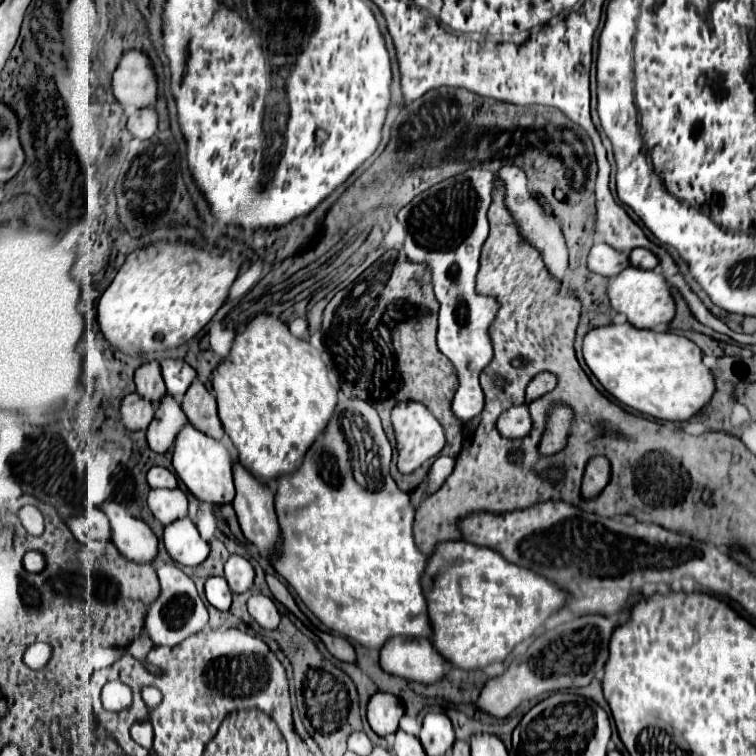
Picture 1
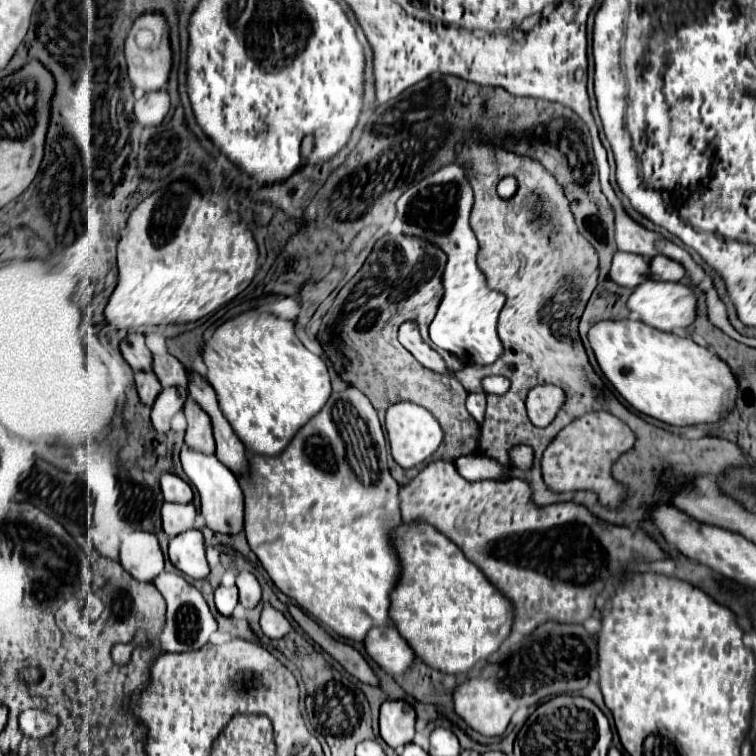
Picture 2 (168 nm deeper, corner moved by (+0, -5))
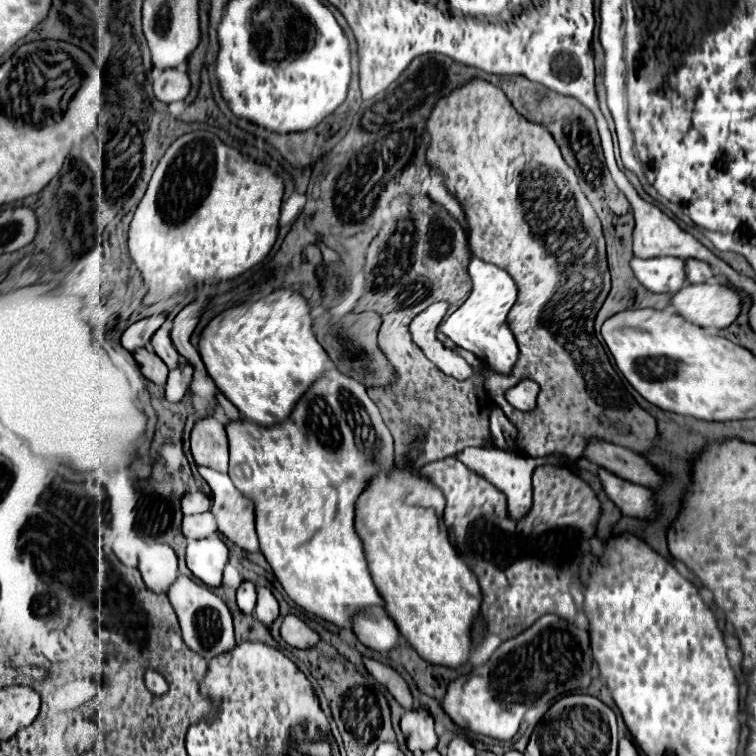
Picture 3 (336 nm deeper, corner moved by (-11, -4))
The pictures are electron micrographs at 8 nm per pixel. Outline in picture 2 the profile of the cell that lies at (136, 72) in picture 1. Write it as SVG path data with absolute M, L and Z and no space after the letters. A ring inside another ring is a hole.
M143 14L135 20L125 42L125 60L129 68L129 80L135 92L157 92L165 86L171 70L171 46L169 26L161 14Z

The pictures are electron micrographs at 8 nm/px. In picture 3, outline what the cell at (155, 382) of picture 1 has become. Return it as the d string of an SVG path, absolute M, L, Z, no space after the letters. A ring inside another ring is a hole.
M158 313L146 319L140 319L136 323L132 323L124 333L122 333L122 345L128 351L134 351L138 347L148 347L152 335L158 331L158 327L166 321L166 313Z

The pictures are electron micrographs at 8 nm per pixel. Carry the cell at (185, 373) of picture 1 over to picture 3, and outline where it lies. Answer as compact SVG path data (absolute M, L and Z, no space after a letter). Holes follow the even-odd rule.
M164 323L152 337L152 349L156 351L156 355L168 365L168 369L174 369L178 365L178 351L172 347L172 339L170 339L170 329L172 329L172 323Z

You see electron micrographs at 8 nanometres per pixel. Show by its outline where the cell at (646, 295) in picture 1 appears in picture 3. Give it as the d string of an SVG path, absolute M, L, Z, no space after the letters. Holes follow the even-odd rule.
M720 283L686 285L672 297L670 307L690 323L722 331L738 319L742 297L736 289Z

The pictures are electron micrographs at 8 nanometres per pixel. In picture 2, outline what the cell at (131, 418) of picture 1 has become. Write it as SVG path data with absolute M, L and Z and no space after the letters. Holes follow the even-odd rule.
M137 372L135 382L137 382L137 392L139 392L141 404L151 406L155 402L157 394L161 392L161 384L159 384L157 376L153 372Z

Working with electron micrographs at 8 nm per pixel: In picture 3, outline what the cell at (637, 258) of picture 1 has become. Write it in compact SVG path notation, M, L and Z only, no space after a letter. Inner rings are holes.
M686 259L688 283L708 283L714 279L712 267L700 259Z

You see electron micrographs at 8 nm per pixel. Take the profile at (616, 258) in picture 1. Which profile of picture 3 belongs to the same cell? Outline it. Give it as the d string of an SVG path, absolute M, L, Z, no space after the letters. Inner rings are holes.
M656 257L656 259L632 259L632 271L638 281L654 293L676 293L686 283L684 259Z

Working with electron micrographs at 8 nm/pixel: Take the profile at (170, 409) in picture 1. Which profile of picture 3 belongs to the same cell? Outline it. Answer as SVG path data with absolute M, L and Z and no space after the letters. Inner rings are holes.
M180 357L180 365L168 373L166 381L166 397L172 403L188 399L188 385L192 381L192 365Z

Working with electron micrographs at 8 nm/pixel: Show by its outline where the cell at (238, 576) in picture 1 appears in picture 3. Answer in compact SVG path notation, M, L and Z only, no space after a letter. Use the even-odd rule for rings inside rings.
M264 587L258 589L258 603L256 603L254 613L256 613L256 619L258 619L262 625L266 625L266 627L270 627L270 625L278 619L278 615L280 615L280 611L278 611L278 601L276 601L274 595L272 595L268 589L264 589Z

